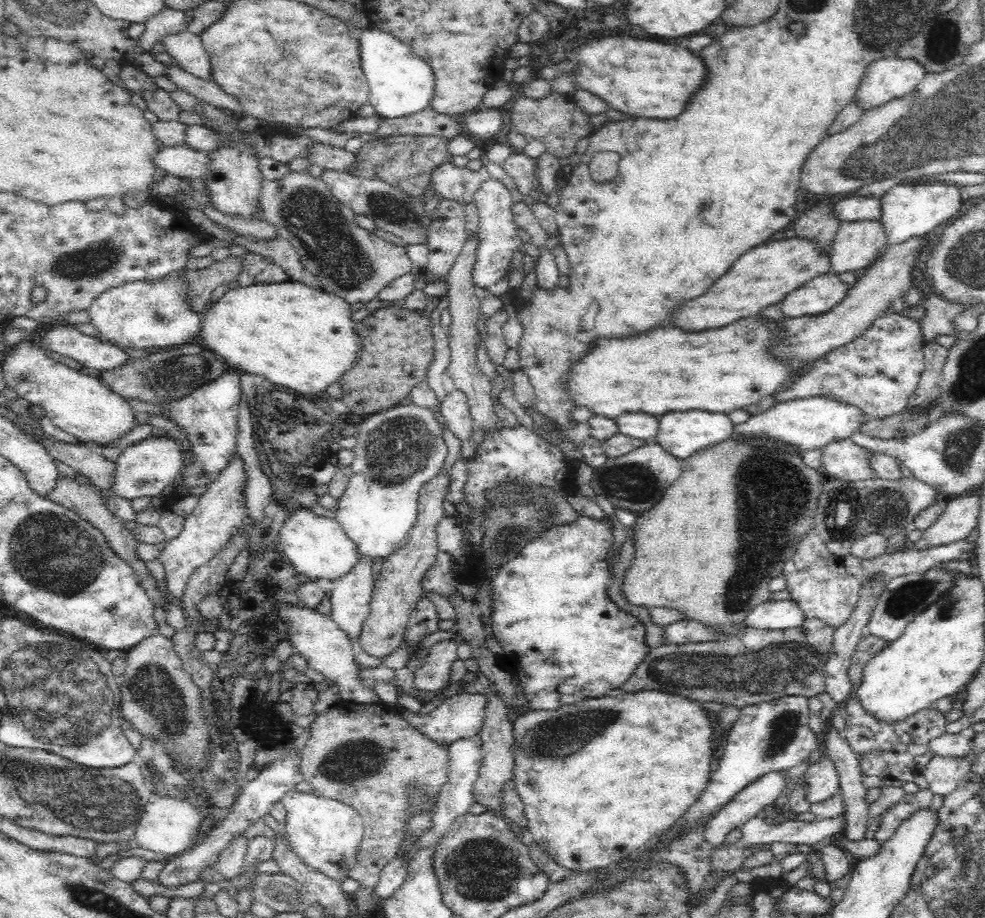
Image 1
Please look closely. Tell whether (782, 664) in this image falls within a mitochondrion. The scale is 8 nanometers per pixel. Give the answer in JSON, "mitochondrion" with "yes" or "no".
{"mitochondrion":"yes"}

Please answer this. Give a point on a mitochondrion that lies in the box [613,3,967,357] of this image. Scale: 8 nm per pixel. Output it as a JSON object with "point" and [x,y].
{"point":[943,37]}

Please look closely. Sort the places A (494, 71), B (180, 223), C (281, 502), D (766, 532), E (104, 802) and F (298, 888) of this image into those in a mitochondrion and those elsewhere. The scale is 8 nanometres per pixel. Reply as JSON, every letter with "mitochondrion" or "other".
{"A":"other","B":"other","C":"other","D":"mitochondrion","E":"mitochondrion","F":"other"}

